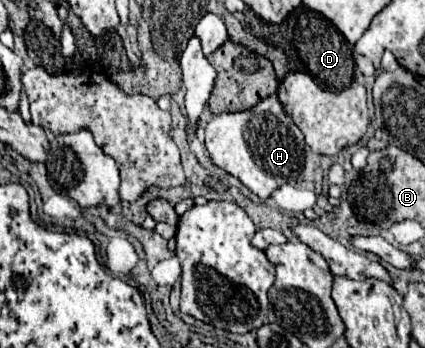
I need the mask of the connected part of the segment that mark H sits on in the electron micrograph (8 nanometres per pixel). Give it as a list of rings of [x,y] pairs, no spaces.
[[[267,97],[259,105],[255,105],[253,109],[247,109],[247,111],[215,115],[205,127],[205,147],[211,153],[211,161],[217,167],[239,177],[255,195],[259,195],[259,199],[267,199],[277,187],[281,187],[283,183],[287,183],[291,179],[297,179],[303,169],[303,161],[305,161],[303,133],[291,121],[291,117],[283,111],[277,97]]]

